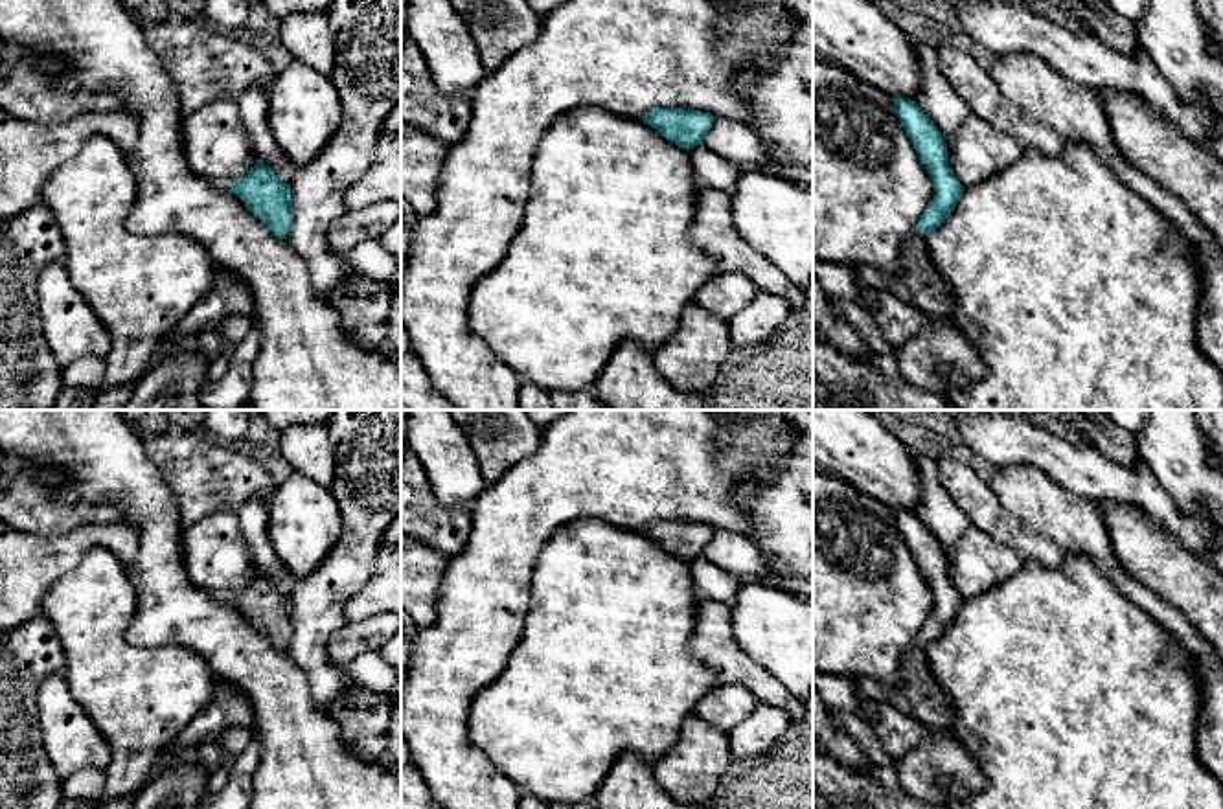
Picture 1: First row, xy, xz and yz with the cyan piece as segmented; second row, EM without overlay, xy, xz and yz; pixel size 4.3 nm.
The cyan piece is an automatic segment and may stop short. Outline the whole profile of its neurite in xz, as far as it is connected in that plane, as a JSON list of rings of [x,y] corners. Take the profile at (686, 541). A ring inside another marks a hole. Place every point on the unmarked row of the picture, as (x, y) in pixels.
[[[655,520],[644,528],[647,537],[686,563],[703,555],[714,531],[710,524],[684,520]]]

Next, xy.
[[[257,572],[248,587],[228,598],[276,649],[287,651],[294,632],[291,598],[270,579]]]

